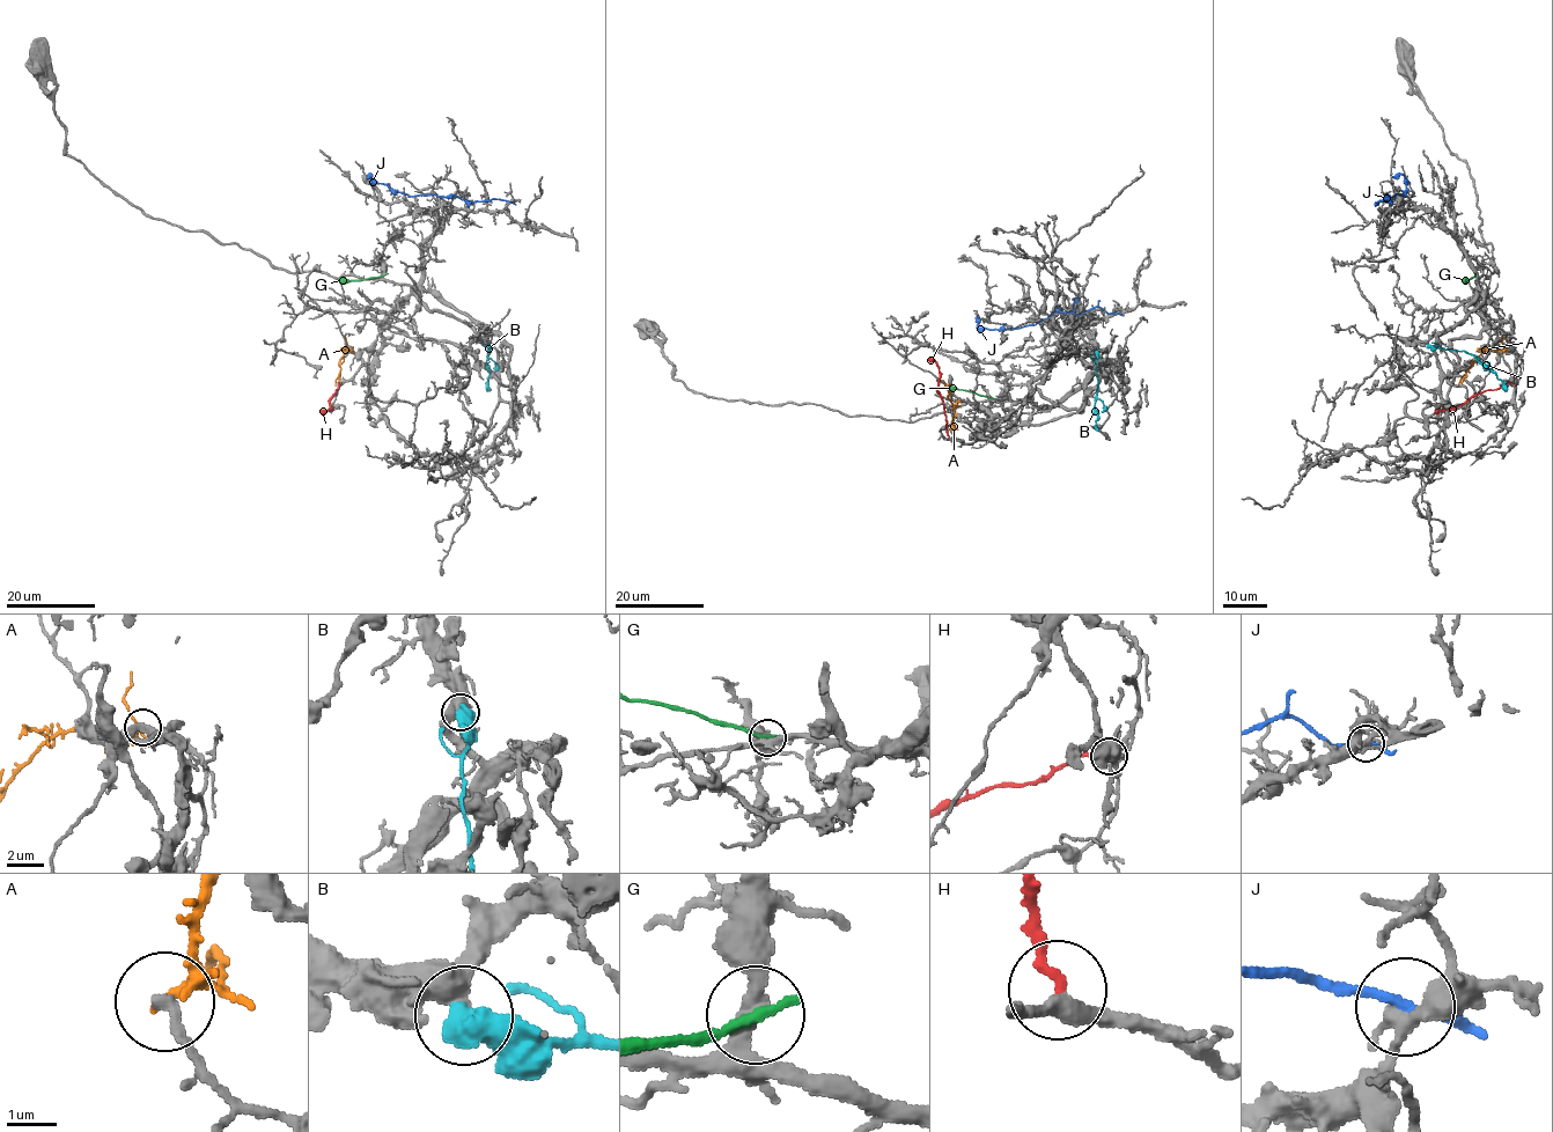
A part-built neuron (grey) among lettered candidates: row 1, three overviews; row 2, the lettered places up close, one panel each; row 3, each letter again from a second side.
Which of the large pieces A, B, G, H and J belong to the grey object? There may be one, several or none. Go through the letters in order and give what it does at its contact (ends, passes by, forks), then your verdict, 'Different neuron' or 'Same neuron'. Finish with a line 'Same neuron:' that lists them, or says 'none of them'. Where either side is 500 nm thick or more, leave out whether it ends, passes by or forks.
A: It forks there. Different neuron
B: Same neuron
G: It ends there. Different neuron
H: It ends there. Same neuron
J: It passes by. Different neuron
Same neuron: B, H

